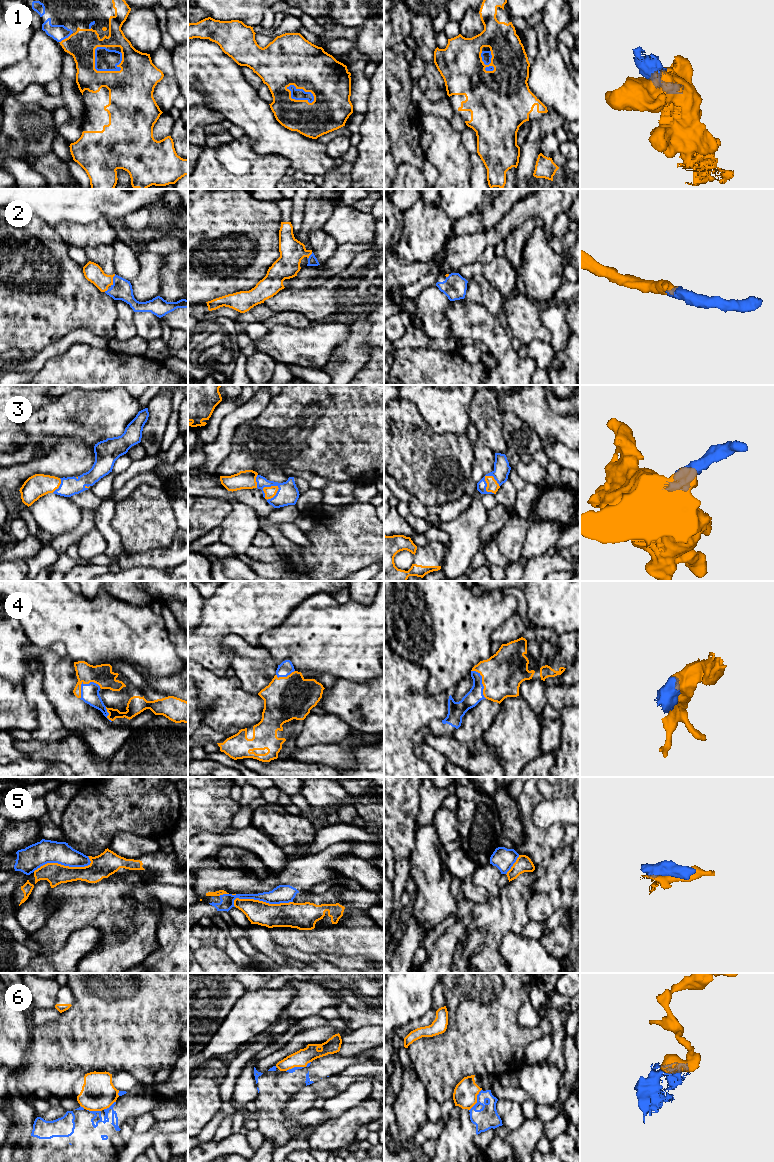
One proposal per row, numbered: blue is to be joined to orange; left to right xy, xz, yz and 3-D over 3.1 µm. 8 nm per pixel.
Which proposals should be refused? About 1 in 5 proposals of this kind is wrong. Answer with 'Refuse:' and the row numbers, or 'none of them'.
Refuse: 5, 6

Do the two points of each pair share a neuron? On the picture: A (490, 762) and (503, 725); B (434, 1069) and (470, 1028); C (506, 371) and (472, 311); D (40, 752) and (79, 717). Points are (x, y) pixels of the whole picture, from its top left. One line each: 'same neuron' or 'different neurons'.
A: different neurons
B: same neuron
C: same neuron
D: different neurons

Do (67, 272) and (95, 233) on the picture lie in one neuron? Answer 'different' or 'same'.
different

